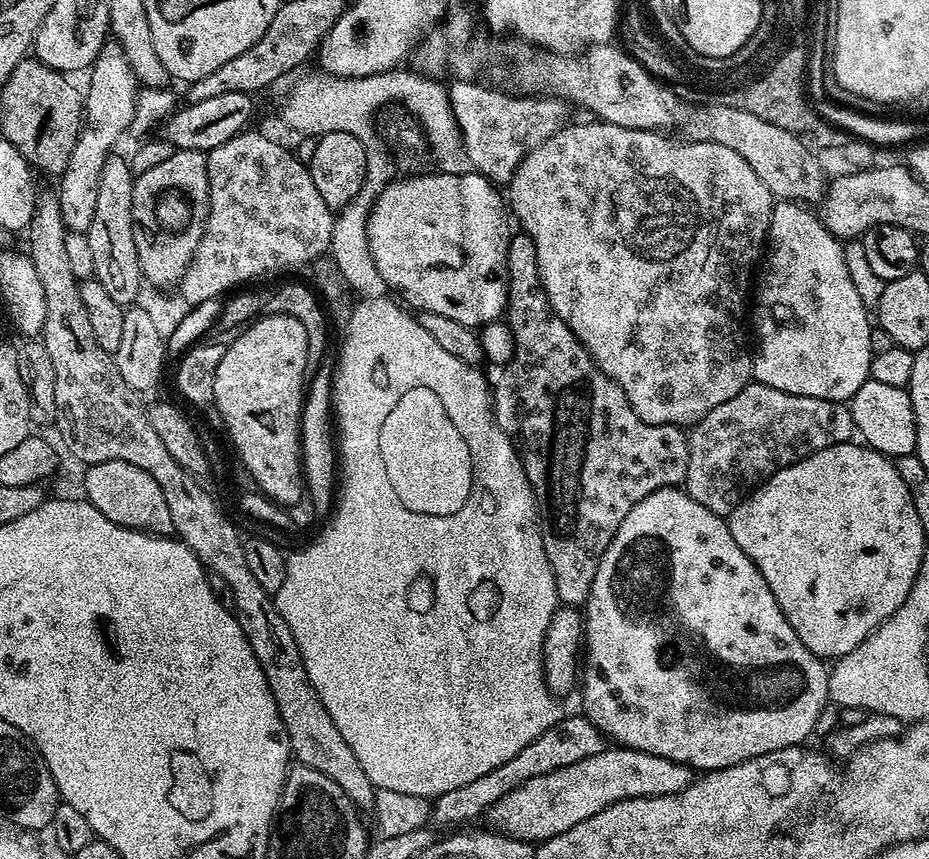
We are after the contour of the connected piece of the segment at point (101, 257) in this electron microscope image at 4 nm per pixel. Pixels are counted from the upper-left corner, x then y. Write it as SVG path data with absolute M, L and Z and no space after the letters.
M109 155L102 166L98 206L94 206L94 222L90 222L87 238L90 251L94 254L94 276L102 286L106 286L106 294L114 298L122 306L133 303L132 300L140 292L142 277L140 263L134 246L134 226L132 225L132 170L122 155Z

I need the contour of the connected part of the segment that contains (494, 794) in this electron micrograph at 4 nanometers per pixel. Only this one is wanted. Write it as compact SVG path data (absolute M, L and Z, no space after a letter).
M565 715L554 726L550 726L550 730L534 738L534 742L518 750L510 762L502 762L502 766L490 770L490 774L482 774L482 778L474 778L474 782L454 786L454 790L446 790L435 797L431 819L440 824L464 824L479 816L481 819L494 806L494 802L498 802L498 798L506 798L510 790L518 790L518 786L530 782L530 778L538 778L538 774L550 774L550 770L562 770L562 766L571 766L573 762L582 762L582 758L603 752L605 747L605 736L589 722L587 716Z

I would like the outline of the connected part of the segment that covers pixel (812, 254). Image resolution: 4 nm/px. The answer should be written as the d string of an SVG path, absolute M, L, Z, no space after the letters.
M780 202L773 207L770 226L768 227L766 255L763 257L762 267L759 269L758 279L754 284L754 296L755 292L756 340L760 345L754 348L752 380L758 384L774 386L774 390L786 390L790 394L798 394L799 396L822 398L823 400L831 400L833 402L851 401L852 396L858 394L860 387L870 378L870 362L873 358L870 350L870 334L874 324L870 319L870 309L862 302L862 298L858 298L858 289L854 287L854 281L850 278L850 270L846 270L844 244L827 228L823 220L820 219L819 215L811 207L805 206L800 202Z

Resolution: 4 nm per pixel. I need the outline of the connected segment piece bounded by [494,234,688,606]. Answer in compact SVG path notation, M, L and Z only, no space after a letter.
M517 234L509 239L506 266L509 279L506 323L514 334L516 345L514 346L514 358L510 358L510 362L499 369L500 377L494 380L496 421L500 429L512 440L513 446L516 447L520 463L524 465L524 473L532 487L532 494L536 497L540 527L544 533L544 553L556 583L556 599L564 606L580 606L588 599L590 586L594 582L594 574L598 574L598 562L602 562L602 554L606 554L614 534L618 534L618 526L622 522L622 518L626 518L626 514L630 514L630 510L634 510L634 506L638 502L642 502L642 498L654 494L654 490L683 485L688 465L688 432L673 424L642 422L642 418L638 418L638 414L634 414L634 406L630 406L624 391L593 362L592 355L584 349L582 342L578 342L578 338L572 333L570 326L566 326L566 322L562 322L562 318L558 318L558 314L554 314L546 290L540 281L538 258L534 250L534 242L530 237Z

